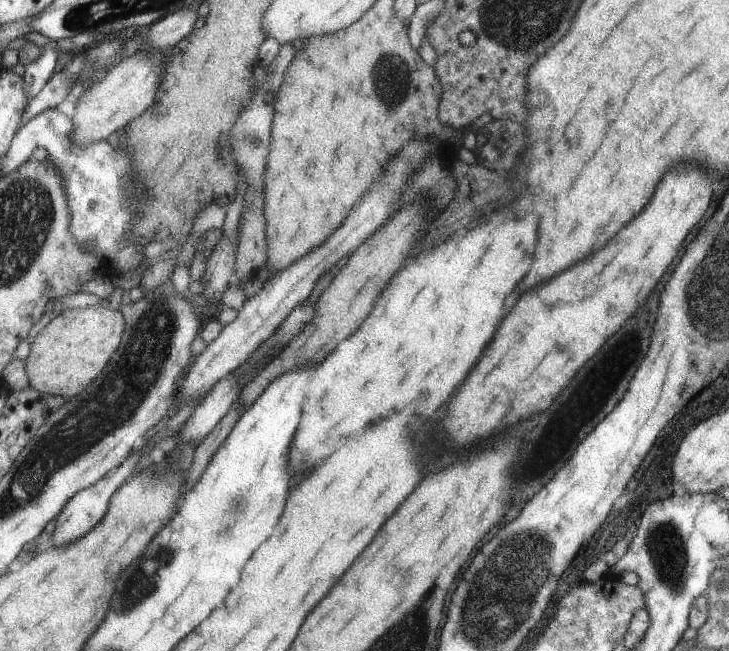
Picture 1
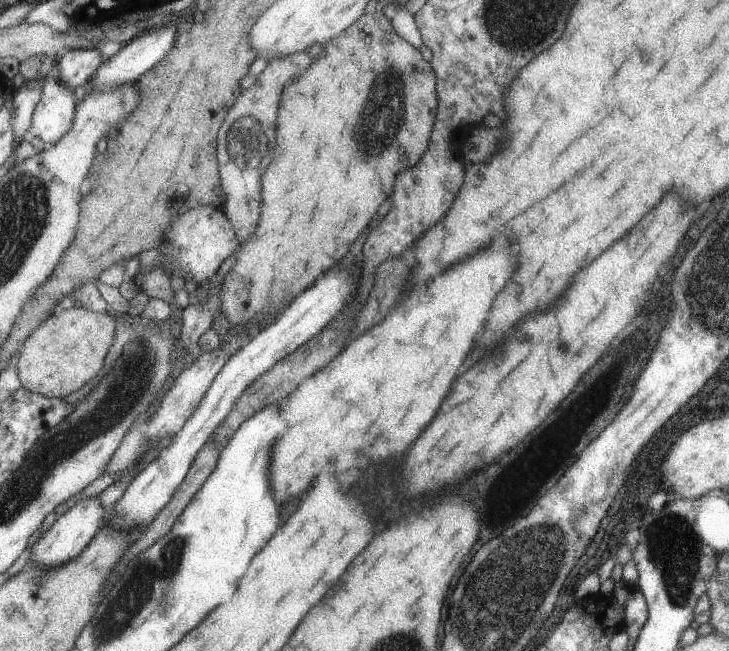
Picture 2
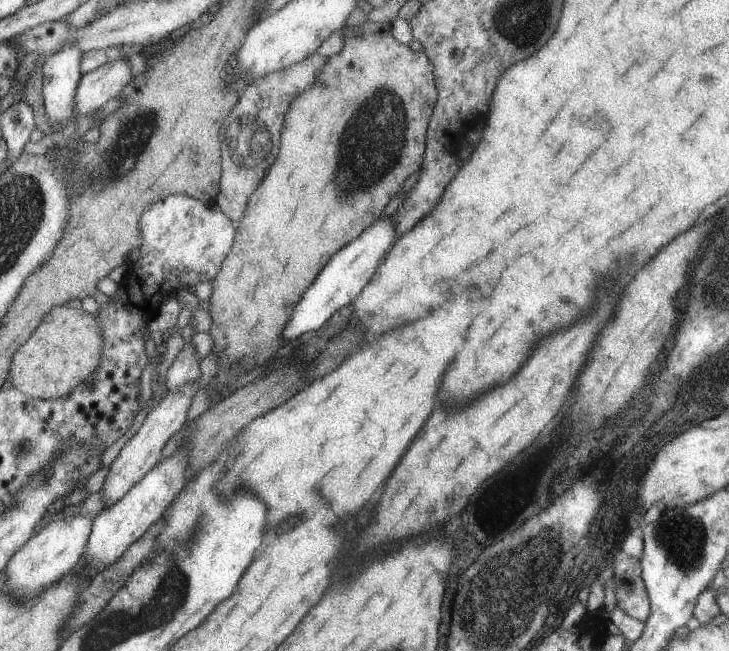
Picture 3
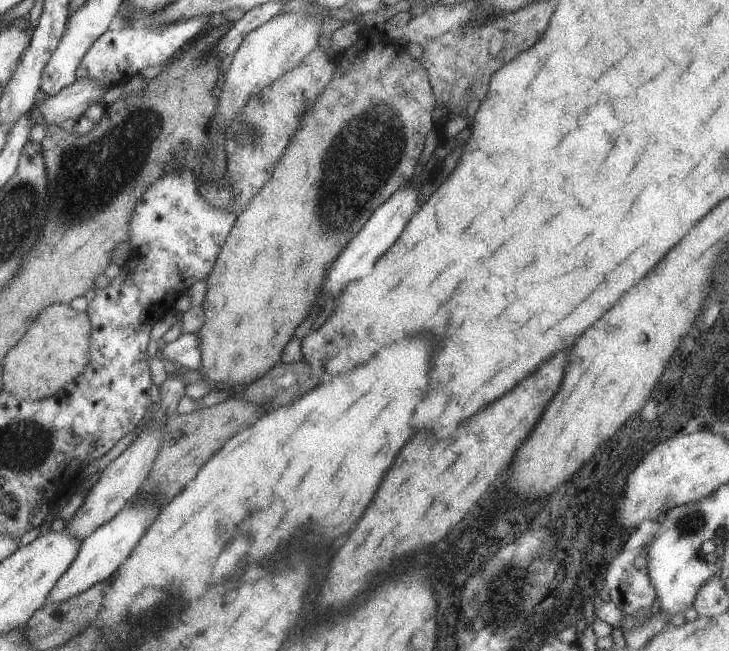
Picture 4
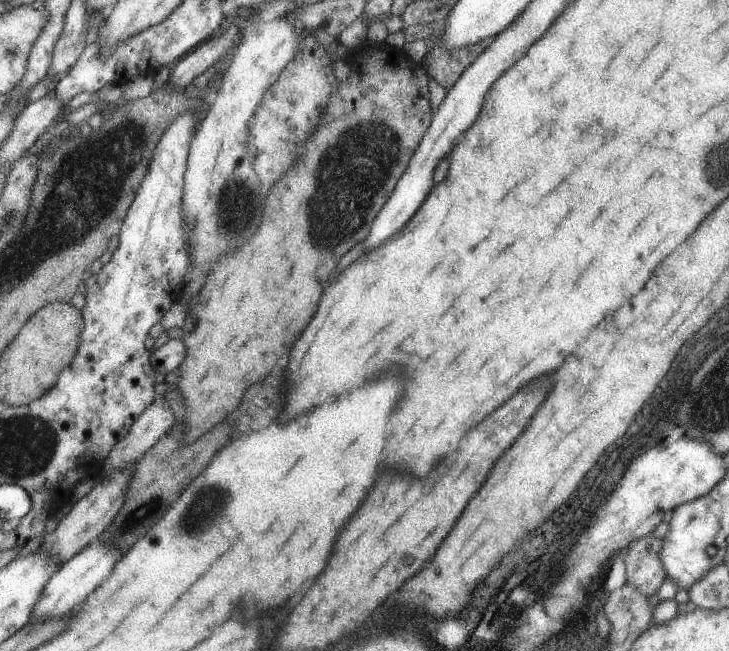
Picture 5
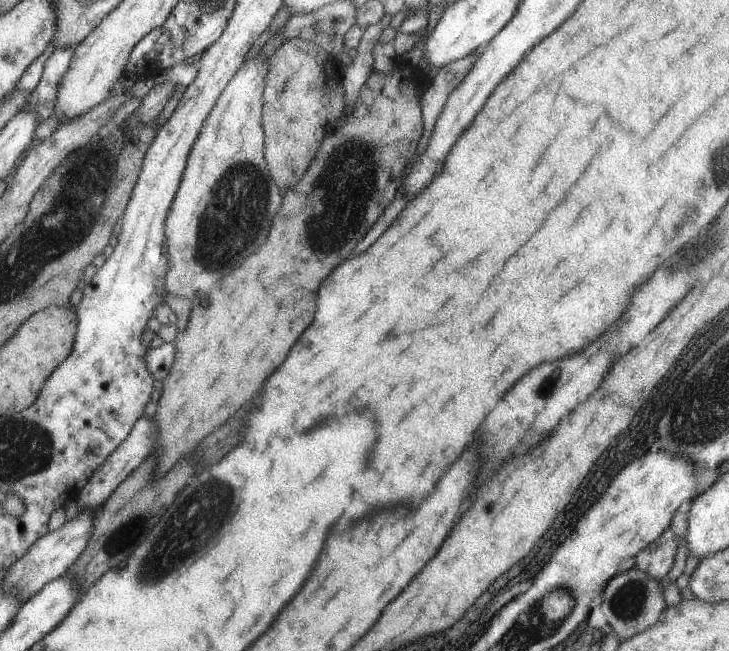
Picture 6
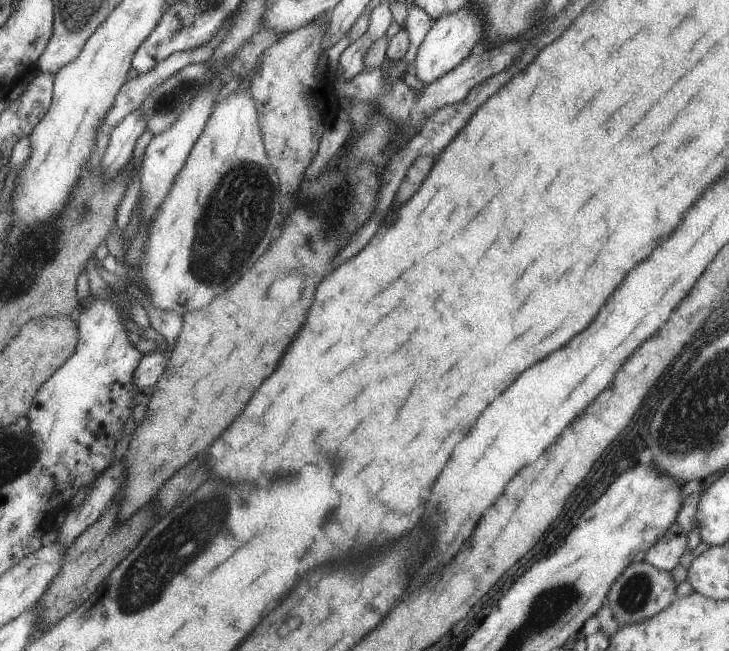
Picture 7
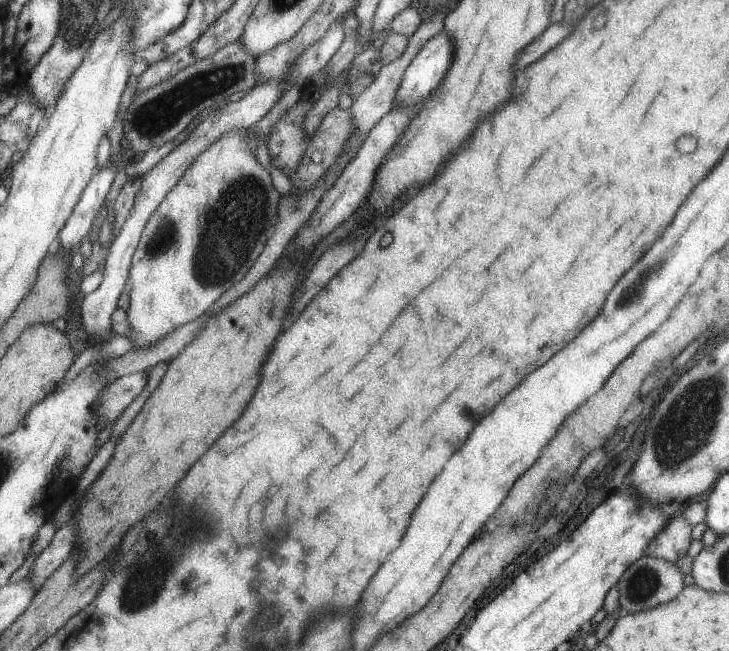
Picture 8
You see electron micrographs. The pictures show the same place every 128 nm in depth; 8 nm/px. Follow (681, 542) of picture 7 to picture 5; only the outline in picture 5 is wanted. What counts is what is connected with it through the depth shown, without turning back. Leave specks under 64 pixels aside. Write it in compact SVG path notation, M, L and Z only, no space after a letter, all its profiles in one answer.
M649 534L629 544L622 560L625 565L624 584L633 586L639 594L647 597L658 590L665 579L659 550L661 538Z

